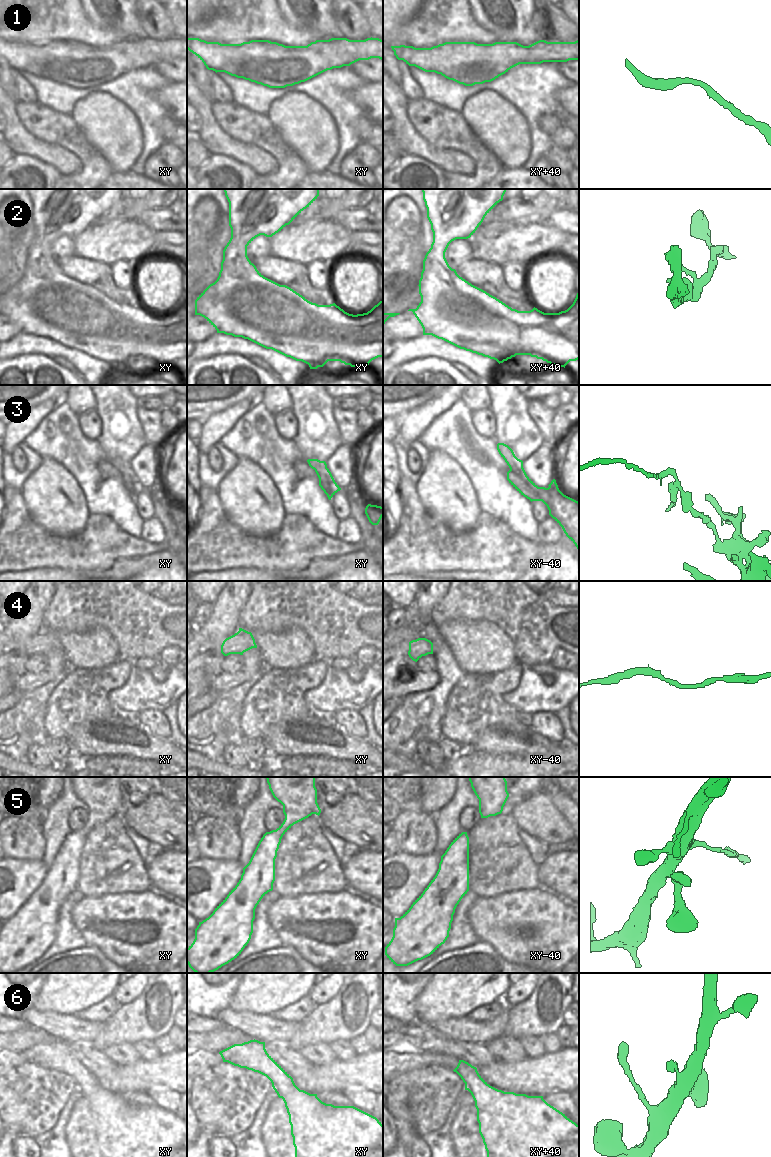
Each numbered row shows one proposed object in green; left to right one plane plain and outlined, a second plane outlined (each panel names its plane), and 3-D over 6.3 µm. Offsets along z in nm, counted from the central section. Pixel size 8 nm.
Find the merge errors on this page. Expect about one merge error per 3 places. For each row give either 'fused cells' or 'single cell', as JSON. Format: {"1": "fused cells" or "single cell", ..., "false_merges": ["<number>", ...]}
{"1": "single cell", "2": "single cell", "3": "fused cells", "4": "single cell", "5": "single cell", "6": "single cell", "false_merges": ["3"]}

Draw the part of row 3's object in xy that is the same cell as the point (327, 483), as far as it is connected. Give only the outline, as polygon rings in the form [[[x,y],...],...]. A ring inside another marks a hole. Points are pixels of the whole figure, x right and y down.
[[[308,459],[307,462],[309,466],[315,470],[319,478],[319,486],[327,493],[328,499],[331,500],[341,488],[335,482],[331,472],[327,468],[326,462],[318,459]]]

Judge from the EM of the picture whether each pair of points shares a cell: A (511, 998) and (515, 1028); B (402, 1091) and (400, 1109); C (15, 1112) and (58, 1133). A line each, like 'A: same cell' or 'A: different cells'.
A: different cells
B: different cells
C: different cells

